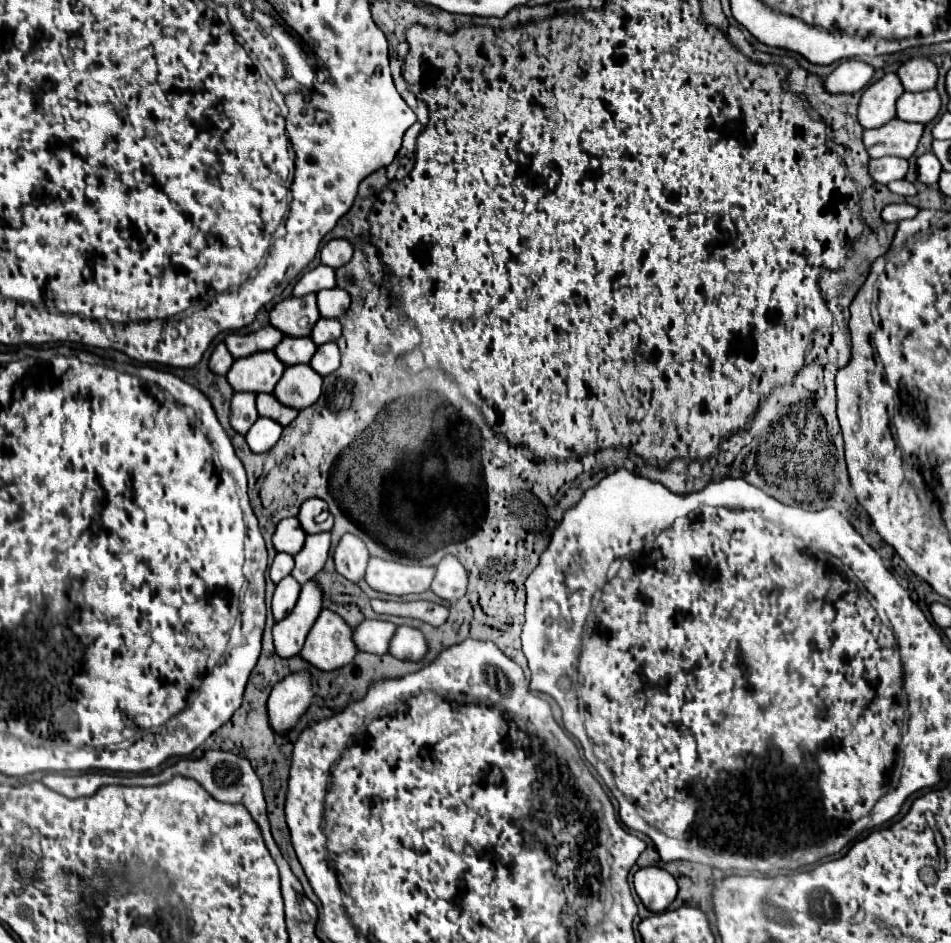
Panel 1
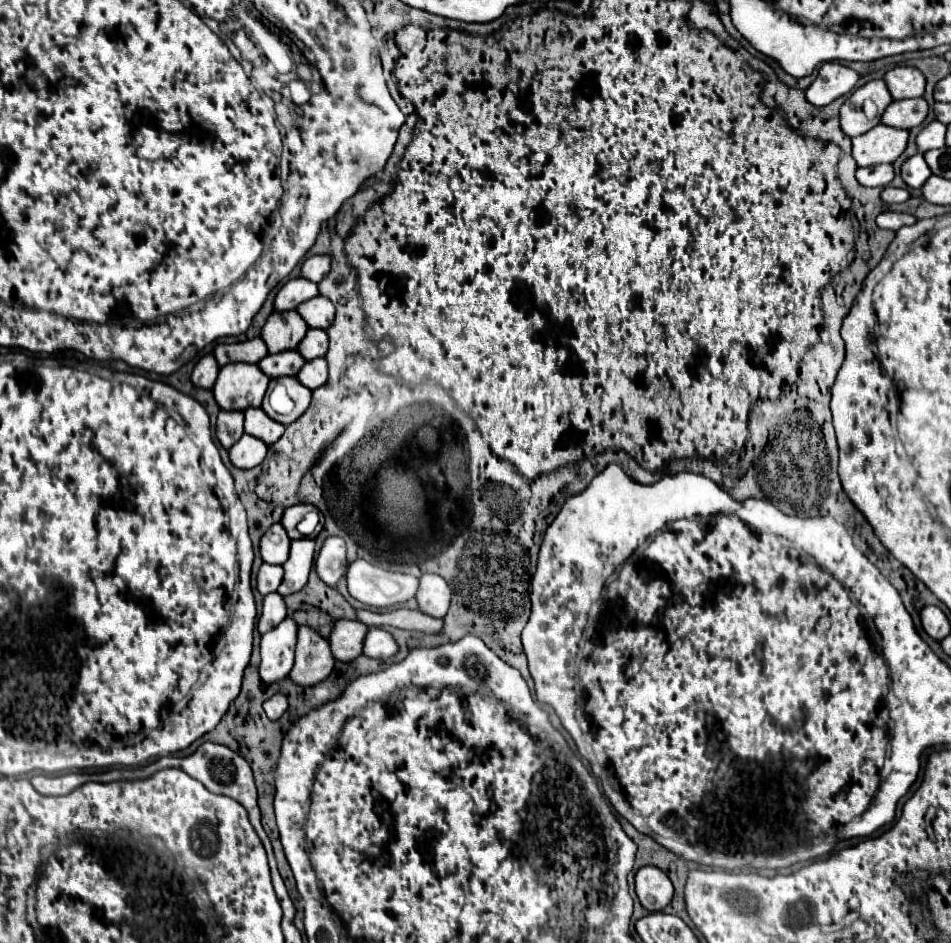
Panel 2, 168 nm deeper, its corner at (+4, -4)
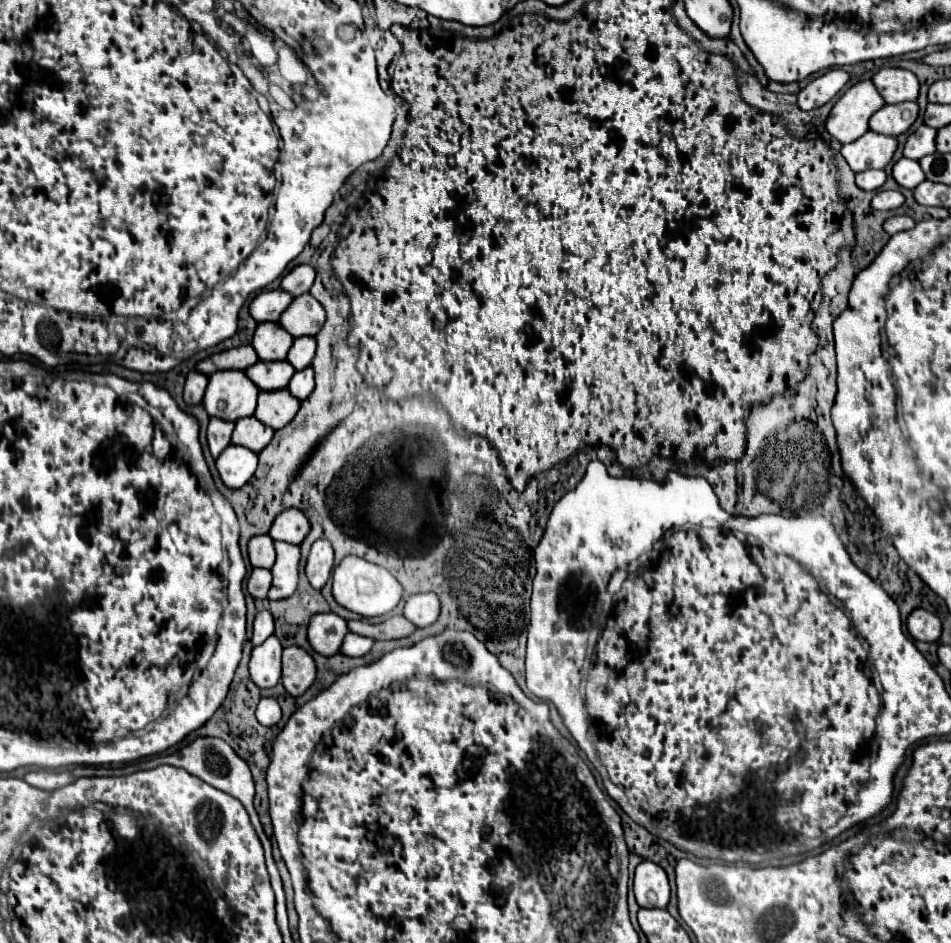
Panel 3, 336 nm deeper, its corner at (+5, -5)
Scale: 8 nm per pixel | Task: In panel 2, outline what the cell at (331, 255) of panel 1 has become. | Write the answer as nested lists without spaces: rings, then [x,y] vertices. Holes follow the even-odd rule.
[[[311,256],[311,258],[305,258],[299,276],[307,278],[311,282],[319,282],[319,280],[323,280],[323,276],[327,276],[329,266],[331,266],[329,256]]]

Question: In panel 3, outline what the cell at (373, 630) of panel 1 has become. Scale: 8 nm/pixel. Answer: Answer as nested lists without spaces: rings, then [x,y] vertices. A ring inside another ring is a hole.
[[[318,613],[310,619],[308,637],[312,649],[324,657],[332,657],[340,651],[346,633],[348,633],[348,623],[336,613]]]

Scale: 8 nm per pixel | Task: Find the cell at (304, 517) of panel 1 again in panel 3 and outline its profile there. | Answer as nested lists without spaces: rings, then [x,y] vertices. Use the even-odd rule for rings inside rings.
[[[284,509],[274,519],[270,529],[270,537],[274,537],[274,541],[286,541],[294,545],[300,545],[308,533],[310,533],[310,519],[306,519],[300,513],[300,509]]]

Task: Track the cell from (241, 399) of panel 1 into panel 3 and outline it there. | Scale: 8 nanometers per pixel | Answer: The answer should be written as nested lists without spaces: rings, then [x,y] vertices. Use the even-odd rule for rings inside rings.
[[[218,417],[210,419],[208,425],[208,447],[214,457],[218,457],[230,443],[232,443],[232,431],[234,423],[232,421],[222,421]]]

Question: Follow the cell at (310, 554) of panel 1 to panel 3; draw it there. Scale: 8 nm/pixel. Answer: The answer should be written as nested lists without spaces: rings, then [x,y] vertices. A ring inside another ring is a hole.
[[[276,541],[276,563],[272,567],[272,589],[268,599],[292,597],[298,589],[298,567],[300,567],[300,547],[284,541]]]

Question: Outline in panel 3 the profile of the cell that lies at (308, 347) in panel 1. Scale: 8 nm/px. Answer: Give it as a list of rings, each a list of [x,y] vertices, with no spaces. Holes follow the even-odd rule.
[[[286,359],[256,361],[250,369],[246,369],[246,375],[258,385],[258,389],[284,389],[294,375],[294,367]]]

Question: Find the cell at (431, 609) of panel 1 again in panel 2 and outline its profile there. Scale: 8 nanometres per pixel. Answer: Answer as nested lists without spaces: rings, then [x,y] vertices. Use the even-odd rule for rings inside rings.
[[[359,610],[357,612],[359,622],[367,626],[393,626],[399,630],[415,630],[423,634],[435,634],[443,628],[443,620],[431,618],[421,614],[419,610],[393,610],[393,612],[369,612],[369,610]]]

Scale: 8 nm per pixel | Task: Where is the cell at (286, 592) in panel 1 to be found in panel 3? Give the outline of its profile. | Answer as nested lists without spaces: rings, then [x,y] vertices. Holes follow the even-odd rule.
[[[260,611],[260,613],[256,615],[256,621],[254,621],[252,643],[254,643],[254,645],[264,643],[272,633],[274,633],[274,617],[272,617],[272,613],[270,613],[270,611]]]

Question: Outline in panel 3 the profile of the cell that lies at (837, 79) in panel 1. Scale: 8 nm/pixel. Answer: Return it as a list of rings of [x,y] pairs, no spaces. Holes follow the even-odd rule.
[[[832,69],[824,73],[822,77],[810,81],[800,93],[798,93],[798,107],[804,111],[812,111],[816,107],[822,107],[828,103],[842,87],[850,81],[850,75],[844,69]]]

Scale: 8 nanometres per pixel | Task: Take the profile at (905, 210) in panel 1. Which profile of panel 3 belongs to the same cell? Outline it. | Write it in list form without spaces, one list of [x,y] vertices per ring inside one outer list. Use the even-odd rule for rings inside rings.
[[[890,217],[886,223],[884,223],[884,231],[888,235],[894,235],[898,231],[906,231],[906,229],[912,229],[916,225],[916,221],[912,217]]]

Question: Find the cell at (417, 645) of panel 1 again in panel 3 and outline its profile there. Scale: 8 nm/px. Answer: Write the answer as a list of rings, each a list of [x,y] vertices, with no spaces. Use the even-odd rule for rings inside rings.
[[[348,633],[346,641],[342,643],[342,653],[348,657],[364,657],[372,647],[374,647],[374,639],[372,637],[362,637],[356,633]]]

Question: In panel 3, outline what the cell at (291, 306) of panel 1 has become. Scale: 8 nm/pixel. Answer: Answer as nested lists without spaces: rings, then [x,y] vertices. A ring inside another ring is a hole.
[[[260,323],[252,339],[252,347],[262,361],[286,359],[292,343],[294,337],[280,323]]]

